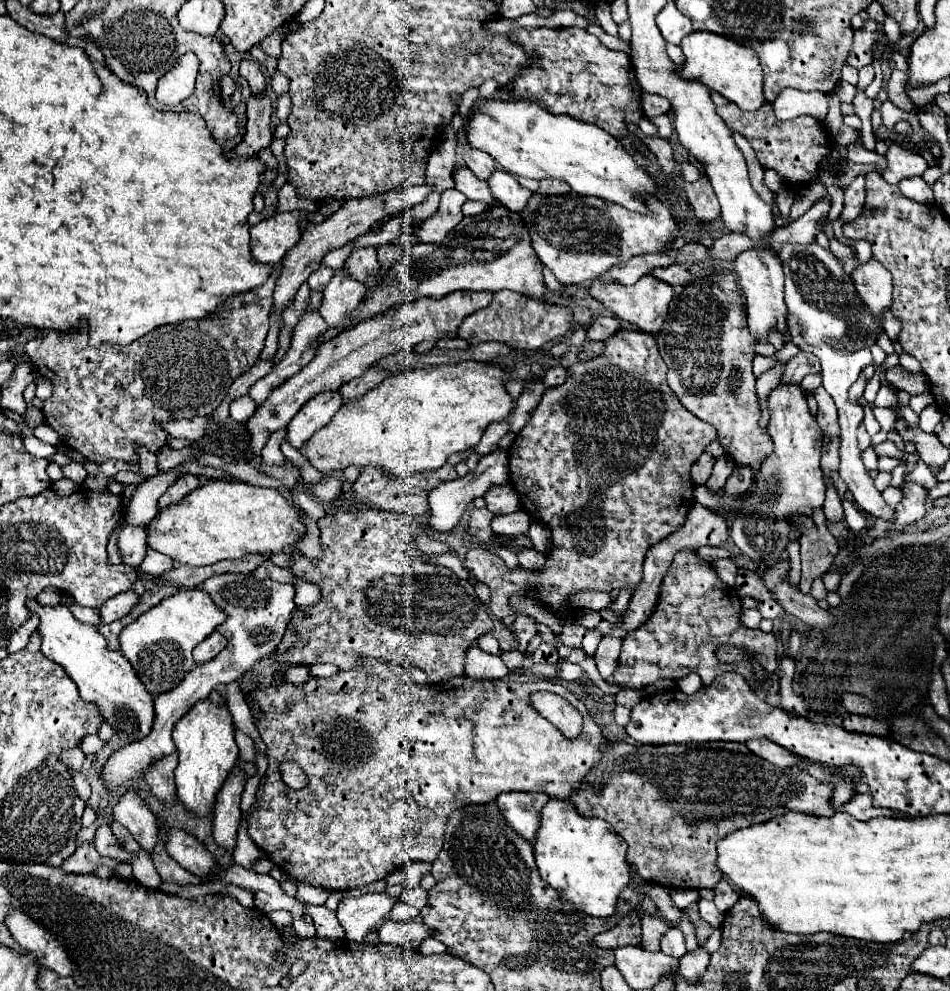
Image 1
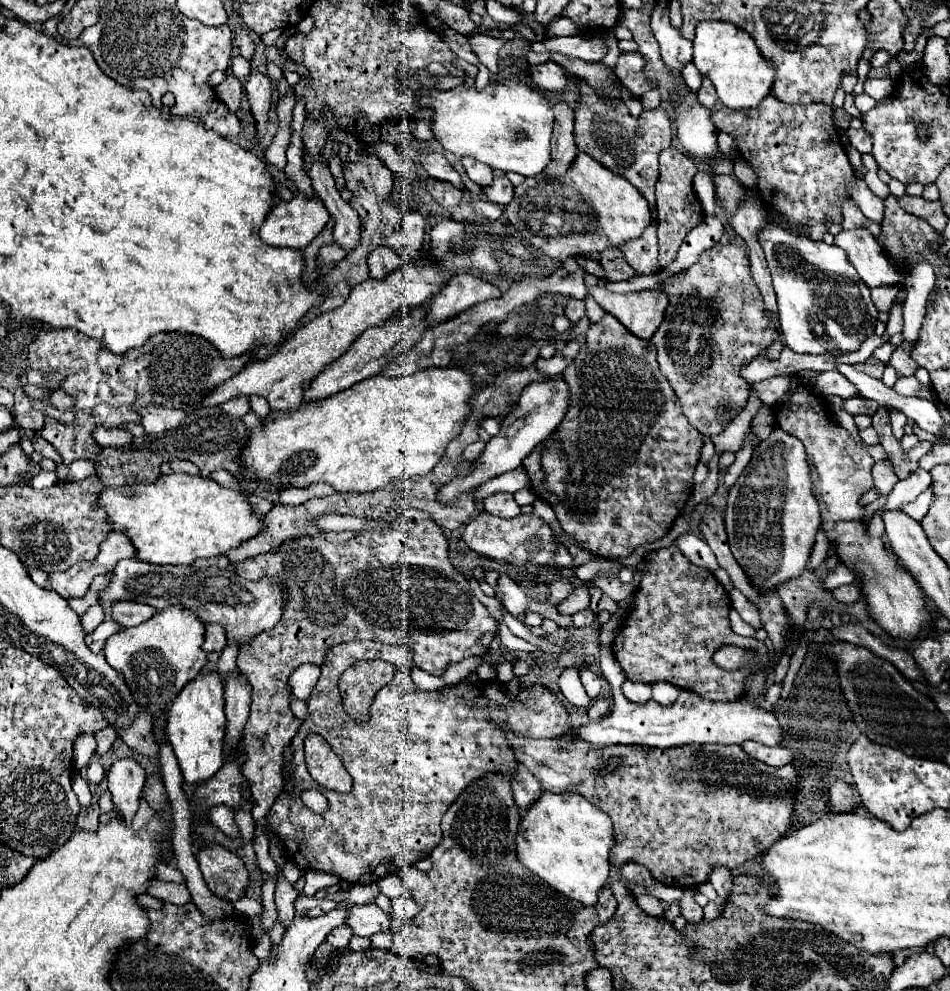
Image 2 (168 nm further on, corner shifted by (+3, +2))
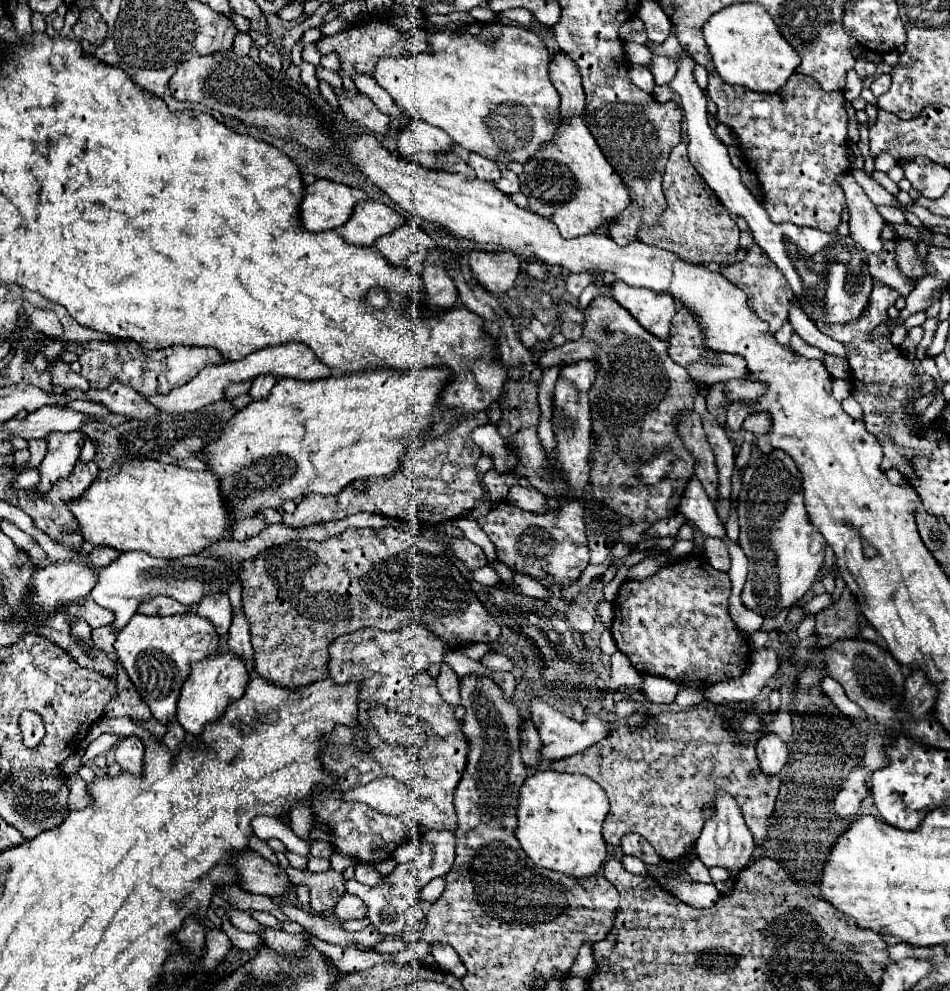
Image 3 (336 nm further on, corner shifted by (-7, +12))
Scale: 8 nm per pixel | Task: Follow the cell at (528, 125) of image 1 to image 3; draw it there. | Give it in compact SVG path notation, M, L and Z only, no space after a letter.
M492 21L492 23L470 23L470 25L462 25L458 27L456 31L450 31L448 27L440 27L438 31L430 29L430 37L428 37L428 45L430 45L430 51L426 53L414 53L414 55L408 55L408 57L384 57L376 63L374 67L374 81L394 99L394 103L400 107L400 111L406 115L406 117L412 117L412 119L422 119L434 127L440 127L444 129L450 139L454 143L458 143L460 147L472 151L472 153L478 153L490 161L496 161L496 163L510 163L510 161L518 161L518 163L526 163L528 157L532 157L538 147L546 141L552 139L554 135L554 125L548 121L548 115L556 115L558 109L560 109L560 95L556 91L556 87L552 85L552 81L548 79L548 63L550 63L550 55L546 51L546 45L544 41L532 31L532 29L526 29L526 27L516 27L516 25L502 25L500 21Z

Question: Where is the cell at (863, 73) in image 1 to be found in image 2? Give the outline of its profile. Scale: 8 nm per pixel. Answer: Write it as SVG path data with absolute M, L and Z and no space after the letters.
M868 77L864 81L864 93L868 93L870 97L874 97L876 101L880 101L882 97L886 97L892 91L894 91L894 83L888 77L884 77L884 79L870 79Z

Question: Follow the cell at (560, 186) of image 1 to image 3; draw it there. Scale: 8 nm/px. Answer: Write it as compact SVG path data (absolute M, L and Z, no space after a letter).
M558 51L550 61L550 81L560 93L560 115L562 117L578 117L584 115L584 89L578 75L576 63L564 53Z

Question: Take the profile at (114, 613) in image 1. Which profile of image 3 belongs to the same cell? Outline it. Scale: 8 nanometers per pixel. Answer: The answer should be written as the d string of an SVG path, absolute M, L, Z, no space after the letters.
M154 597L148 603L142 603L142 607L138 607L140 613L146 615L182 615L182 613L190 613L190 607L178 603L176 599L170 597Z

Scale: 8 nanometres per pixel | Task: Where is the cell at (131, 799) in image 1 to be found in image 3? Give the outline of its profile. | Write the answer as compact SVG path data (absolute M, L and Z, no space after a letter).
M130 735L118 741L116 745L116 761L120 763L122 771L140 775L142 773L142 757L144 757L144 745L138 737Z

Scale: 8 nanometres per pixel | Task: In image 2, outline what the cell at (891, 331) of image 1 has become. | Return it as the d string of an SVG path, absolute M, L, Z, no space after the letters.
M892 285L892 287L878 287L878 289L872 289L872 301L876 305L878 311L882 313L888 313L894 305L894 299L896 299L896 293L898 289Z

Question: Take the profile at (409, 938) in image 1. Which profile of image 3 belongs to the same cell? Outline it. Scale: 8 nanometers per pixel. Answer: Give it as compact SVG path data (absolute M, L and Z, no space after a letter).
M346 893L346 895L342 895L342 899L336 903L336 907L332 909L332 913L334 913L340 921L362 919L362 917L366 917L366 905L362 903L362 899Z

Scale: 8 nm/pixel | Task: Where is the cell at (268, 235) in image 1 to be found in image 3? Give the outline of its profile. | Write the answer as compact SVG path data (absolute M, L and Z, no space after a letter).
M318 179L306 187L306 195L302 199L302 227L308 231L336 229L344 225L350 219L354 207L366 199L368 195L360 189L328 179Z

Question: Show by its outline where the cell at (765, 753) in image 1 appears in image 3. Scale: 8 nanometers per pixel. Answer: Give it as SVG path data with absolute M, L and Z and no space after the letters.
M764 733L764 737L758 739L756 751L758 751L762 775L778 775L780 769L788 761L786 743L778 735L772 735L772 733Z

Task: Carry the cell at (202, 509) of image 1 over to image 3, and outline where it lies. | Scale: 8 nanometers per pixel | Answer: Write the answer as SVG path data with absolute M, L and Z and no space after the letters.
M120 459L110 469L100 469L94 483L78 499L68 503L86 543L92 547L114 547L120 553L144 551L160 559L180 559L196 555L204 547L232 533L226 505L220 497L218 477L210 471L190 471L150 459Z

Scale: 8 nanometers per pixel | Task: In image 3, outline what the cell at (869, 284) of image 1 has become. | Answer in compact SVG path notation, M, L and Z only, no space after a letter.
M852 173L840 175L838 185L846 195L846 205L850 211L850 237L864 247L868 253L882 253L880 233L884 227L884 219L876 211L876 205L868 199L864 189L856 183Z

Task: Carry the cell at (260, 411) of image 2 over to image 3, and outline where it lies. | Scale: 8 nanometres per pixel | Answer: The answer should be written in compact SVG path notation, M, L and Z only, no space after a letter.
M262 375L262 377L254 379L254 383L252 383L252 387L250 387L248 395L250 395L252 399L262 399L262 397L268 397L270 389L274 387L274 383L276 383L276 379L274 379L272 375Z

